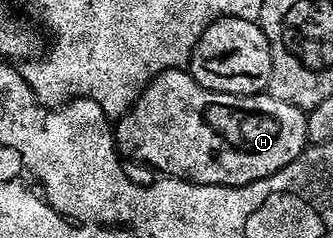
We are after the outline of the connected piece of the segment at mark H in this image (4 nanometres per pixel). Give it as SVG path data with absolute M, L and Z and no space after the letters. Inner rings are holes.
M186 68L166 69L164 73L159 73L149 84L143 88L143 94L135 100L133 108L118 118L113 129L116 146L124 158L136 157L139 161L144 161L147 165L152 165L155 169L160 169L160 174L169 177L182 177L189 181L196 181L199 185L248 185L257 179L265 179L277 171L281 171L293 159L302 155L307 148L307 113L302 109L293 107L293 103L281 103L281 99L273 99L271 94L264 91L262 93L251 93L248 97L238 97L228 93L218 93L212 89L201 87L191 78L190 72Z

